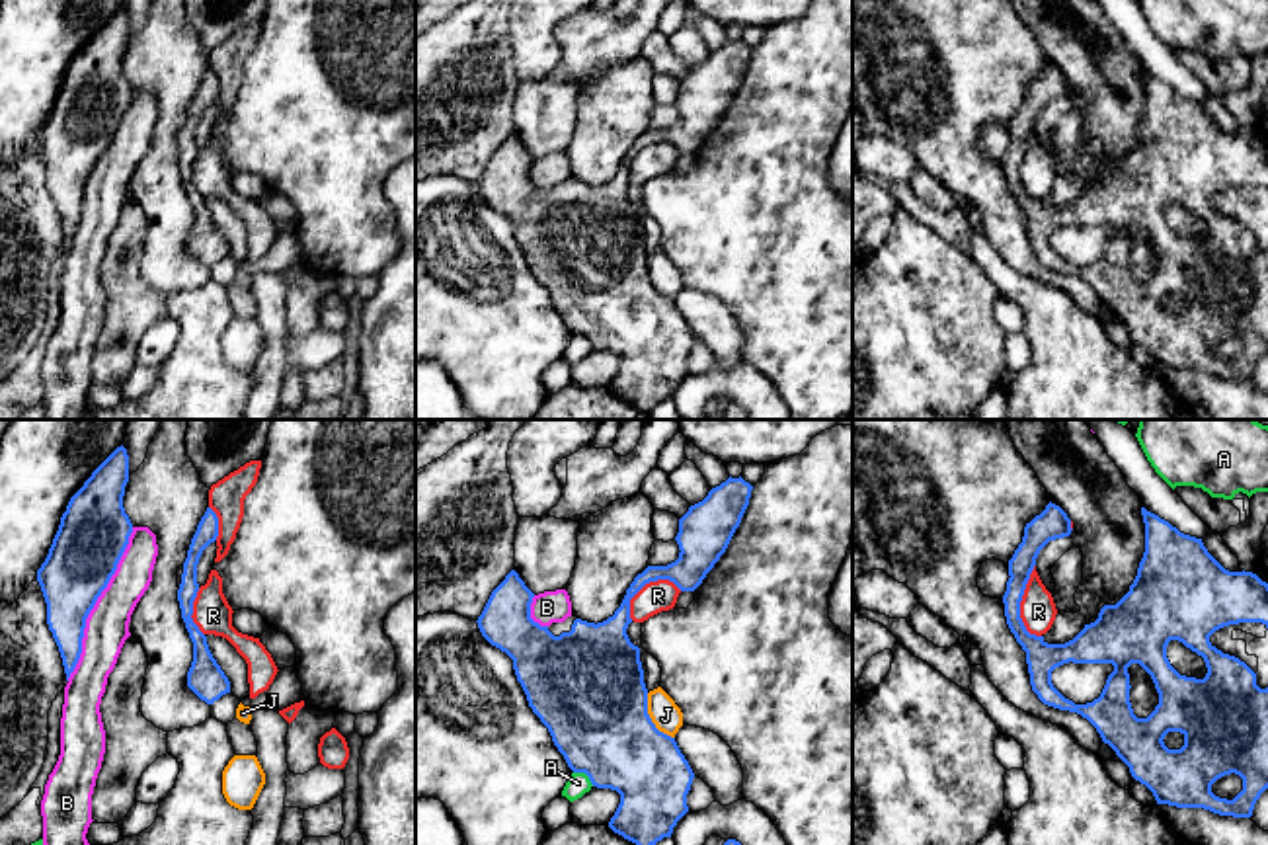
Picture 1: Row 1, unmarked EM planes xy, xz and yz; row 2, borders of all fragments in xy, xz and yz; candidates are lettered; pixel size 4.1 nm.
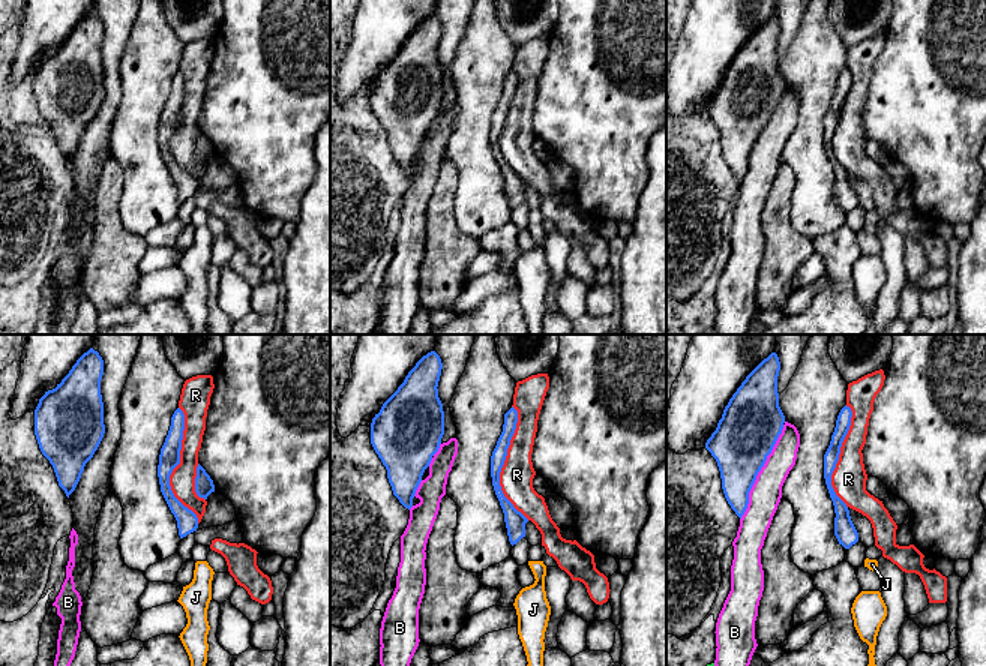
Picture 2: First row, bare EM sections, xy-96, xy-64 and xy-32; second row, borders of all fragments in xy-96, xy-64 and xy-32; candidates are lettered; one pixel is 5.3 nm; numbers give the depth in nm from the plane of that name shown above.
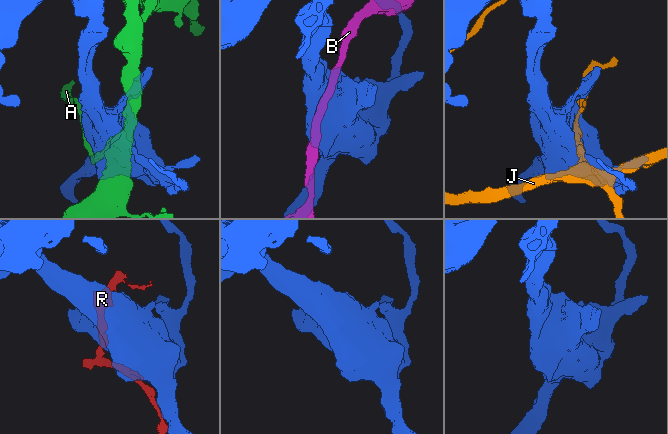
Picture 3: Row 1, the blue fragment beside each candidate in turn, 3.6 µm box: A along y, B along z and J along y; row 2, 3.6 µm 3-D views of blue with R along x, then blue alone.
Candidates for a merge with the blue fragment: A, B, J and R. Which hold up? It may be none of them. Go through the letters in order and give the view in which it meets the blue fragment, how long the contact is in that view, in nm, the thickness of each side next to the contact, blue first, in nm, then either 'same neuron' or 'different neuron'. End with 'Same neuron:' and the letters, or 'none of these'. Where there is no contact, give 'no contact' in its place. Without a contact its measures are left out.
A: contact in xz; length 110 nm; calibres 420 and 90 nm; different neuron
B: contact in xy; length 700 nm; calibres 280 and 180 nm; different neuron
J: contact in xz; length 220 nm; calibres 440 and 120 nm; different neuron
R: contact in yz; length 300 nm; calibres 140 and 150 nm; different neuron
Same neuron: none of these

